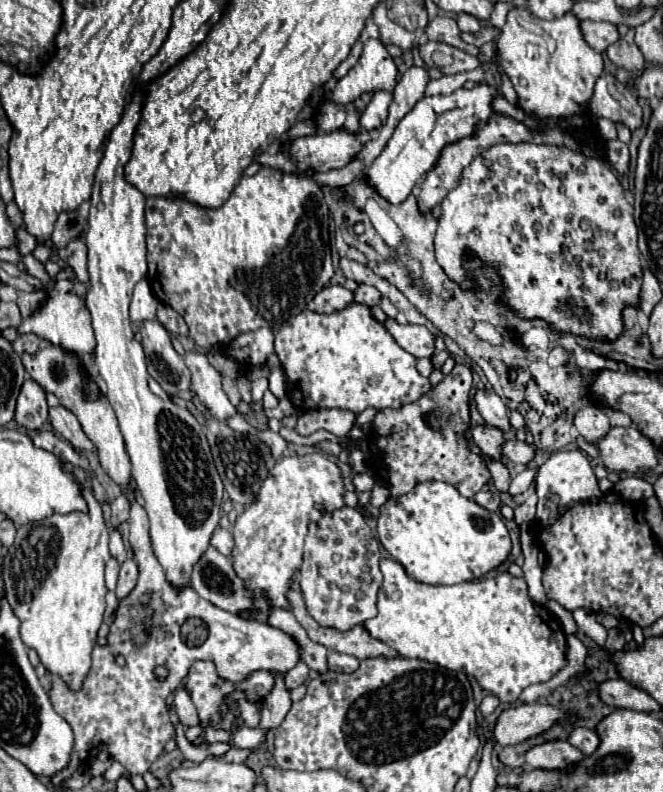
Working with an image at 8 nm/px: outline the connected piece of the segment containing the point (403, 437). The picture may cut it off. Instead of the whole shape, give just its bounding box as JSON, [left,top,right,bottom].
[372,364,490,498]

